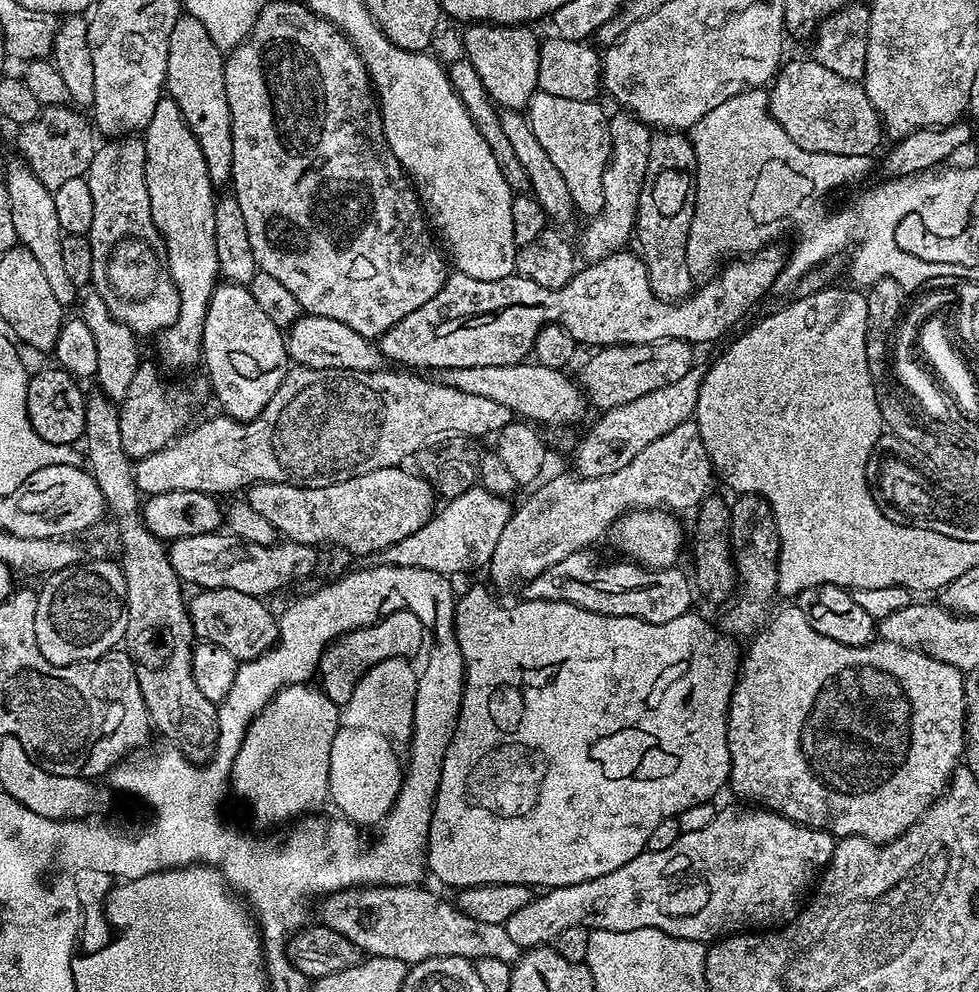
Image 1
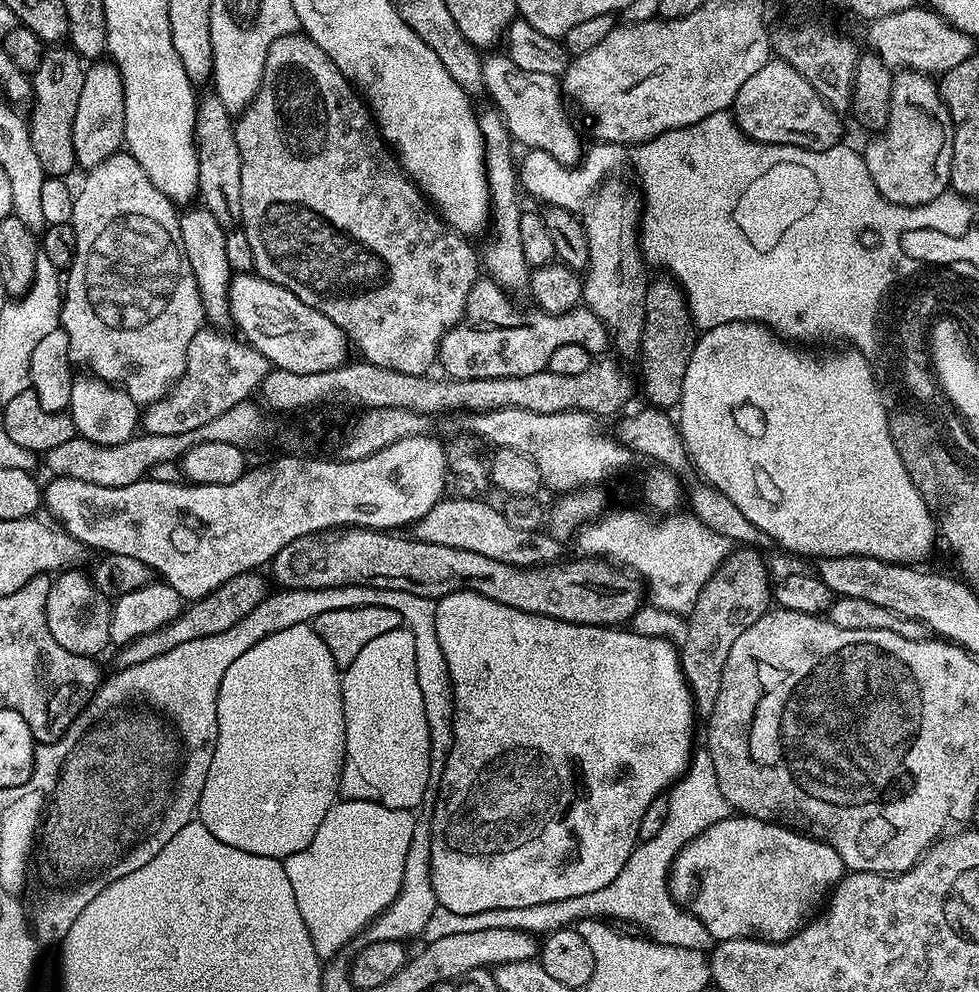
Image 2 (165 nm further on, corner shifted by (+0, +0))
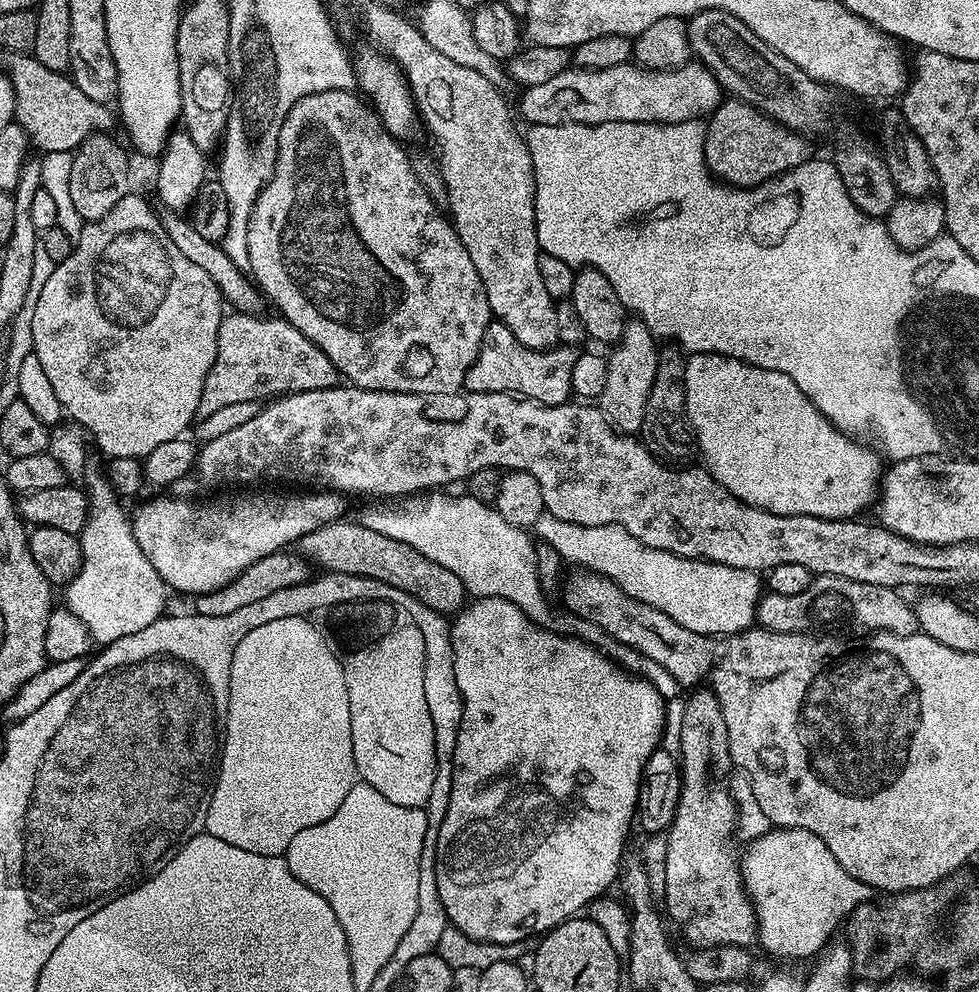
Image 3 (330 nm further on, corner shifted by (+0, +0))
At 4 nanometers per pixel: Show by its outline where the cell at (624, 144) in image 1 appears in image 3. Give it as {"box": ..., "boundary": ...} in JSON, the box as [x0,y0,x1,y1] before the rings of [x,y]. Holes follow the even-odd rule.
{"box":[598,318,660,433],"boundary":[[[632,318],[625,323],[623,334],[609,352],[612,353],[606,356],[606,386],[600,395],[598,407],[617,432],[639,433],[646,414],[646,398],[650,398],[650,386],[654,386],[654,373],[658,370],[660,348],[657,337],[639,318]]]}

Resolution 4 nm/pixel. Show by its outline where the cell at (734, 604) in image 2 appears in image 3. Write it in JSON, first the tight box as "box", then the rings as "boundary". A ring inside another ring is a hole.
{"box":[662,686,758,949],"boundary":[[[700,686],[695,689],[696,692],[684,704],[684,709],[680,712],[680,752],[678,751],[679,765],[682,769],[683,780],[681,782],[680,800],[677,802],[677,810],[673,816],[672,824],[666,831],[666,858],[664,859],[664,887],[662,895],[664,895],[664,904],[668,907],[666,916],[669,921],[672,920],[680,927],[680,932],[689,940],[693,949],[702,949],[718,946],[748,946],[757,939],[758,929],[756,926],[756,911],[752,905],[752,899],[748,897],[748,891],[744,888],[744,873],[742,871],[742,856],[738,851],[736,853],[737,837],[734,833],[738,828],[738,813],[736,810],[736,801],[732,799],[730,784],[728,780],[728,771],[733,771],[734,765],[730,758],[730,742],[726,734],[726,718],[722,718],[722,706],[718,702],[715,692],[711,687]]]}

